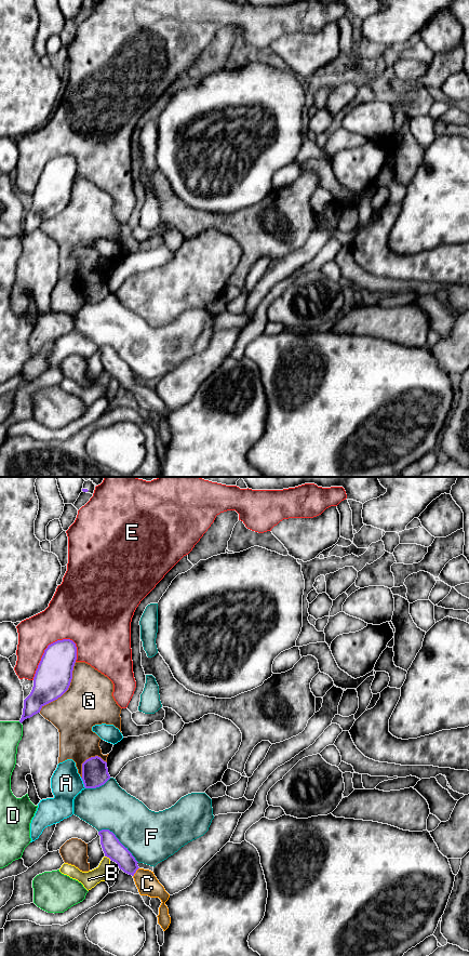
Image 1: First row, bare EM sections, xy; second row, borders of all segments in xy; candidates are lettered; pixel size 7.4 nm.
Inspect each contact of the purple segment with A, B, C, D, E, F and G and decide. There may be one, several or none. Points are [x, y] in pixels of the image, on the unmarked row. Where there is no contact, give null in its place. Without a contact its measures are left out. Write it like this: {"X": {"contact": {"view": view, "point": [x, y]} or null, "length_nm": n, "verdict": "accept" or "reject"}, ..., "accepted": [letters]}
{"A": {"contact": {"view": "xy", "point": [83, 299]}, "length_nm": 90, "verdict": "reject"}, "B": {"contact": {"view": "xy", "point": [108, 372]}, "length_nm": 50, "verdict": "reject"}, "C": {"contact": {"view": "xy", "point": [135, 387]}, "length_nm": 80, "verdict": "accept"}, "D": {"contact": null, "verdict": "reject"}, "E": {"contact": {"view": "xy", "point": [45, 164]}, "length_nm": 420, "verdict": "reject"}, "F": {"contact": {"view": "xy", "point": [118, 356]}, "length_nm": 380, "verdict": "reject"}, "G": {"contact": {"view": "xy", "point": [66, 206]}, "length_nm": 460, "verdict": "reject"}, "accepted": ["C"]}

